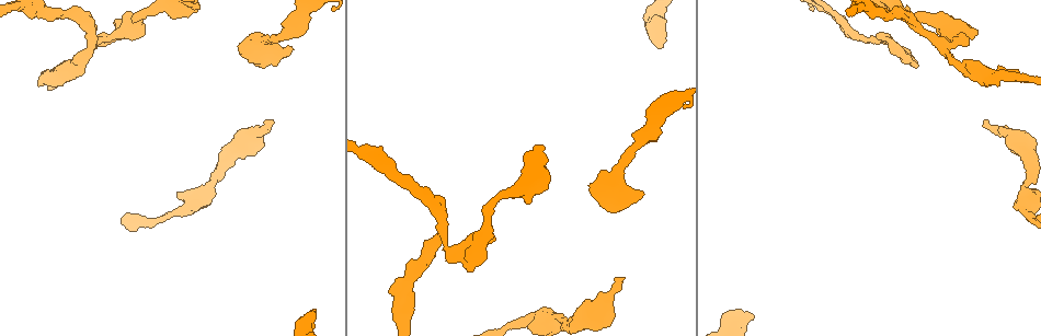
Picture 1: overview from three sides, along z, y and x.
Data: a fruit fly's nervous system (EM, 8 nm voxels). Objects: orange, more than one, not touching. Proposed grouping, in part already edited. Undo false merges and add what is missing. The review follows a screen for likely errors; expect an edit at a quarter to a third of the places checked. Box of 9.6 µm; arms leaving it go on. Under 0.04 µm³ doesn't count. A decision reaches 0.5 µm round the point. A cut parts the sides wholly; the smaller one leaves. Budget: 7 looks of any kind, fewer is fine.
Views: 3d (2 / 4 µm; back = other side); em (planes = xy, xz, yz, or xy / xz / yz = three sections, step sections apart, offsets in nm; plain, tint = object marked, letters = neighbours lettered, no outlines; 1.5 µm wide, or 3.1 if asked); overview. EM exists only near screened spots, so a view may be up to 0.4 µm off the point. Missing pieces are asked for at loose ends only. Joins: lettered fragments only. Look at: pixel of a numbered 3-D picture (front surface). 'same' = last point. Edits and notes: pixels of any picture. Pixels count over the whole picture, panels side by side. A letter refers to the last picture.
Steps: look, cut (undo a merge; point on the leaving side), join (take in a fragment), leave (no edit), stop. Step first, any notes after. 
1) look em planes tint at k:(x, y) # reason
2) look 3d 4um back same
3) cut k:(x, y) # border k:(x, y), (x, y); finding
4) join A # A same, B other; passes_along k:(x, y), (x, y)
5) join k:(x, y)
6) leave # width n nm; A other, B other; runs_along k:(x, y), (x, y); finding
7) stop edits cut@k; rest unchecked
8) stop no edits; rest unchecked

look 3d 4um back at 1:(660, 48) # thick end

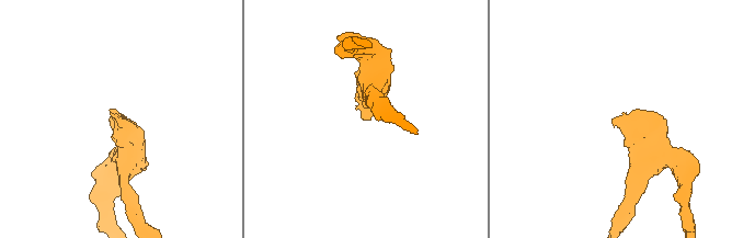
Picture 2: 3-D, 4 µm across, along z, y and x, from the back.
look em planes letters at 2:(364, 118) # shape alone is not enough

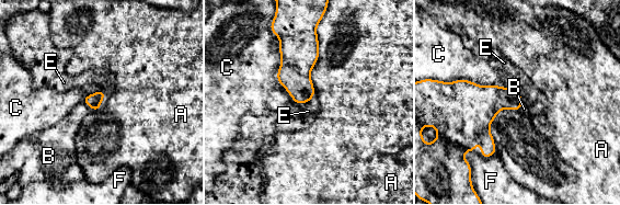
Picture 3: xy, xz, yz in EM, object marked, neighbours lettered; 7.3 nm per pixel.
join E # A other, B other, C other, E same, F other; the neuron continues

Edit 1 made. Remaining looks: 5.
look overview

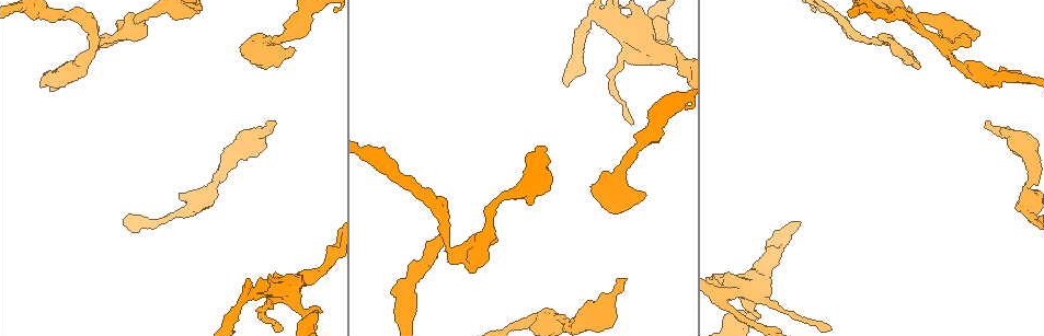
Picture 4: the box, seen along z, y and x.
look 3d 4um at 4:(644, 192) # free end

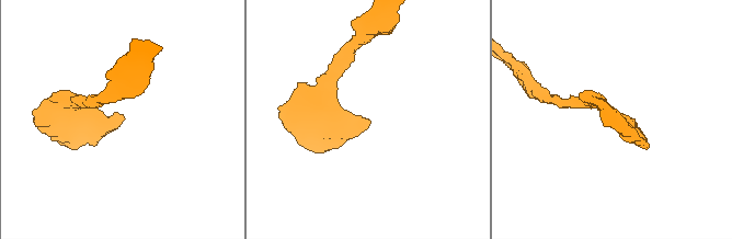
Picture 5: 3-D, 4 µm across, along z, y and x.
look em planes letters at 5:(117, 112)

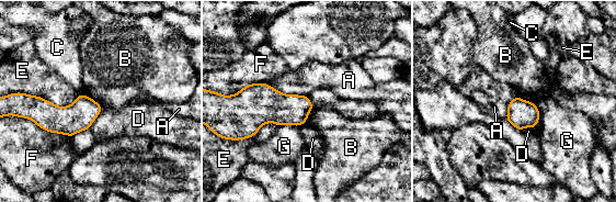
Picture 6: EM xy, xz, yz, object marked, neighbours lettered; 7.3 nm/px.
leave # A other, B other, C other, D other, E other, F other, G other; border 6:(516, 94), (535, 103); none of them fits

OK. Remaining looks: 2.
stop edits join@3; rest unchecked

